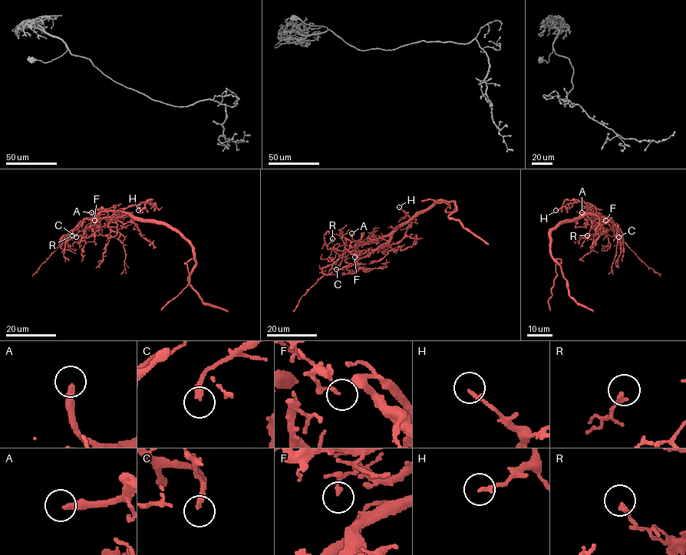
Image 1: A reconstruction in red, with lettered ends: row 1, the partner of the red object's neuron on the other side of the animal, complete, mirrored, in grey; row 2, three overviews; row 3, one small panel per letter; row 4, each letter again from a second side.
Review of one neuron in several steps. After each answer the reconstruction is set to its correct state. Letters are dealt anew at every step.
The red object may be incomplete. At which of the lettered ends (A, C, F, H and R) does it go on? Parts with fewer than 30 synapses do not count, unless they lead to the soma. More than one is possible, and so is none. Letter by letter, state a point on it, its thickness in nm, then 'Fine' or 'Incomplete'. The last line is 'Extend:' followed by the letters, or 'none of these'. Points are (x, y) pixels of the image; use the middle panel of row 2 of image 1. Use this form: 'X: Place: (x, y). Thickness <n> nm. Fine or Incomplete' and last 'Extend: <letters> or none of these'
A: Place: (351, 233). Thickness 320 nm. Incomplete
C: Place: (336, 269). Thickness 240 nm. Fine
F: Place: (354, 257). Thickness 110 nm. Fine
H: Place: (399, 207). Thickness 150 nm. Fine
R: Place: (332, 238). Thickness 220 nm. Fine
Extend: A

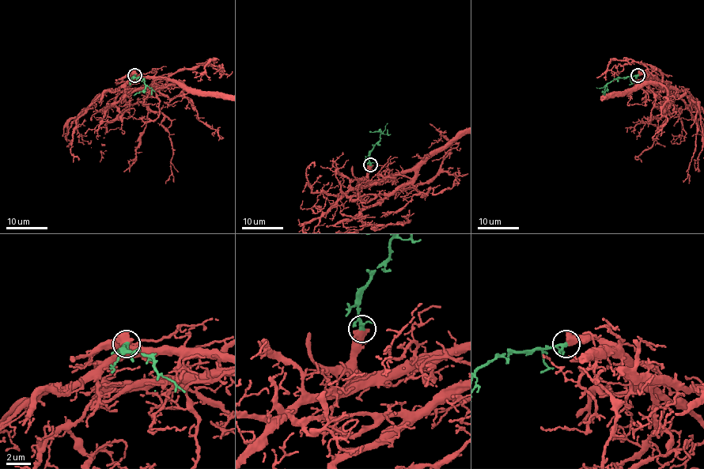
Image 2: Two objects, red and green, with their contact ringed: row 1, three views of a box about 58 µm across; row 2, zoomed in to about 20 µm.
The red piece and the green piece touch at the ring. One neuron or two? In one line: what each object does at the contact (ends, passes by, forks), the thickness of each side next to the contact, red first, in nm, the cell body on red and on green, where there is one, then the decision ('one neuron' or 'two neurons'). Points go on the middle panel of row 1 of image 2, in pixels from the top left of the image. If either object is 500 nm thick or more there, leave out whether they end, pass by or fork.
red passes by | green forks | 440/200 nm | red none | green none | one neuron

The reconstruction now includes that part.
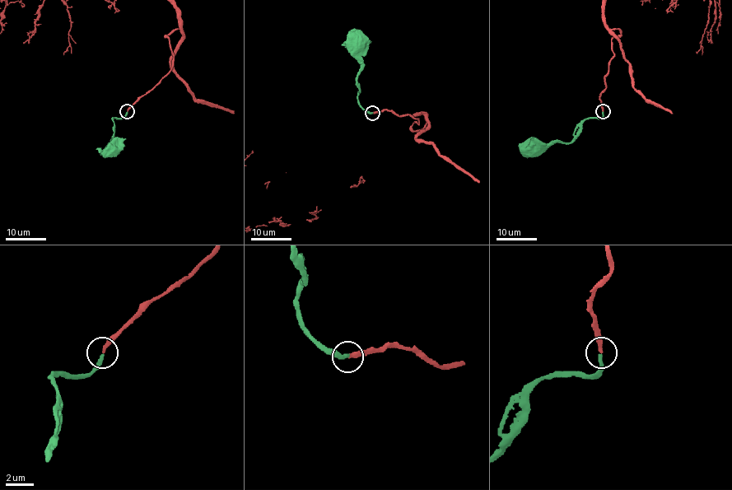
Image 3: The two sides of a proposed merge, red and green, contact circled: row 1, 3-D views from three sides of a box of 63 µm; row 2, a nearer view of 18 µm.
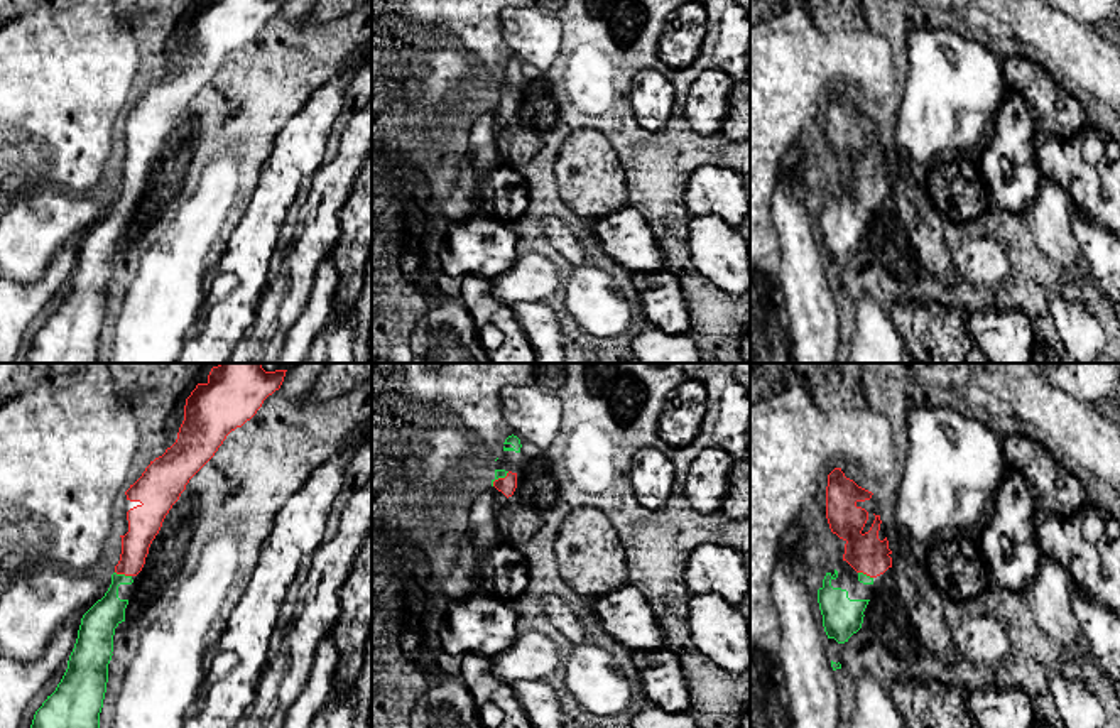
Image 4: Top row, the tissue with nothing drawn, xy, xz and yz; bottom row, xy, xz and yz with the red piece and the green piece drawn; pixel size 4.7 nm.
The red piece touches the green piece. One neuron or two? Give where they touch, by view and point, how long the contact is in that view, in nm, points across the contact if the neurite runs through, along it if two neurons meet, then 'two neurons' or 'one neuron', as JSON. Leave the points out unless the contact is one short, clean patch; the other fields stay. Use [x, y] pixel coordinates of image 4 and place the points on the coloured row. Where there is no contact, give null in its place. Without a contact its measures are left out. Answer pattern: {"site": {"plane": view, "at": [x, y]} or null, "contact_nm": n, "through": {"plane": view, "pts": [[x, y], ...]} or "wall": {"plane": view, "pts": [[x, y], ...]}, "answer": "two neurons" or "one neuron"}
{"site": {"plane": "xy", "at": [124, 573]}, "contact_nm": 80, "through": {"plane": "xy", "pts": [[144, 526], [124, 573], [102, 619]]}, "answer": "one neuron"}

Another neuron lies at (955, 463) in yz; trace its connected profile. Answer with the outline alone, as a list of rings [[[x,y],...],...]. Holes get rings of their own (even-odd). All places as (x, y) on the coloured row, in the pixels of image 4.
[[[912,405],[907,412],[907,436],[909,456],[887,541],[894,554],[904,534],[916,559],[927,564],[931,552],[939,546],[956,535],[980,535],[983,530],[1005,470],[1003,449],[1000,436],[985,422],[971,412],[961,414],[946,405]]]

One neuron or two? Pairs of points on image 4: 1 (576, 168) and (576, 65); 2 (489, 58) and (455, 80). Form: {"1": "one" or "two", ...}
{"1": "two", "2": "two"}

